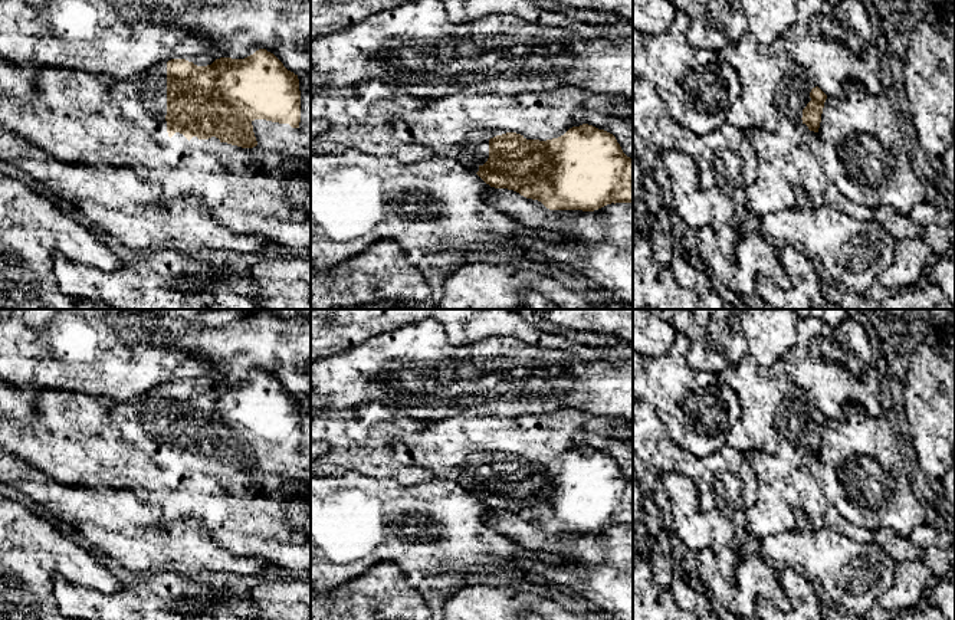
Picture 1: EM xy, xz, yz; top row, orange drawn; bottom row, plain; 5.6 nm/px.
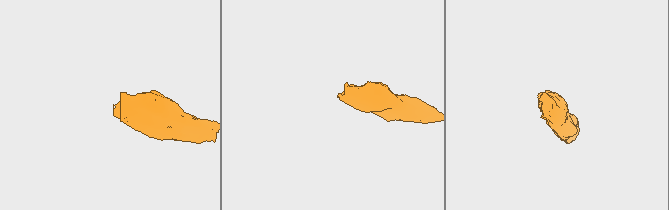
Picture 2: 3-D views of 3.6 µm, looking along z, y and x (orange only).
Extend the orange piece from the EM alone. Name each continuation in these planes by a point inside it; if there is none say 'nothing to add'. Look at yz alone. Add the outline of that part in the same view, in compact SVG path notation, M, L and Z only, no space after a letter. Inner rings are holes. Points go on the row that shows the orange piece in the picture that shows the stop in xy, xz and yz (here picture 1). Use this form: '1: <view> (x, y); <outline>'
1: yz (774, 87); M746 32L739 40L721 47L716 56L735 69L742 86L742 94L732 105L726 122L738 129L767 128L769 131L803 124L803 109L811 101L810 92L817 85L805 69L790 58L782 36L774 39L768 52L762 55L757 40Z

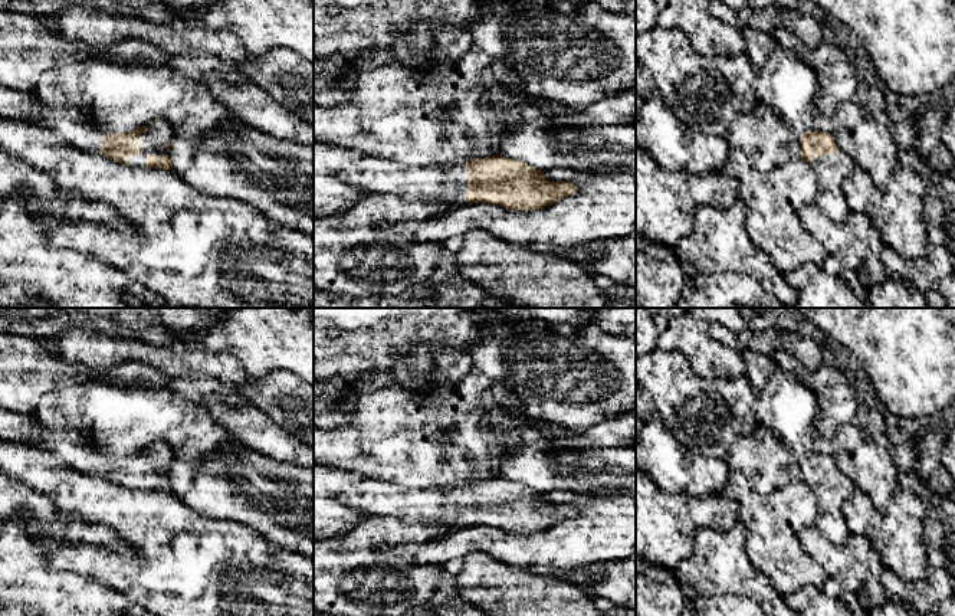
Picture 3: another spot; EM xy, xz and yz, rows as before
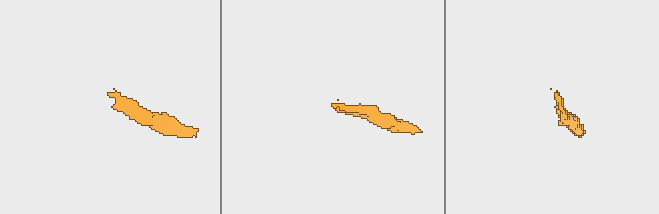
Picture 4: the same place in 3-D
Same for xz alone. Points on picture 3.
1: xz (374, 174); M365 155L341 178L364 191L396 194L407 201L466 203L466 168L457 164L411 167Z

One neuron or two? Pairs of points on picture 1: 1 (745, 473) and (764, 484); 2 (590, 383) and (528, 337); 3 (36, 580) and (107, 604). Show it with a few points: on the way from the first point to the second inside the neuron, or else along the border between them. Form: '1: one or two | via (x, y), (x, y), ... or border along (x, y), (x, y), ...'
1: two | border along (741, 452), (757, 485), (757, 499), (745, 508)
2: two | border along (506, 334), (525, 343), (561, 347), (571, 351)
3: two | border along (52, 576), (58, 574), (68, 581), (87, 587)

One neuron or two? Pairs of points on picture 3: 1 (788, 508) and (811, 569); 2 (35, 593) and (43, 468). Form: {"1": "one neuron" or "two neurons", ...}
{"1": "one neuron", "2": "two neurons"}

